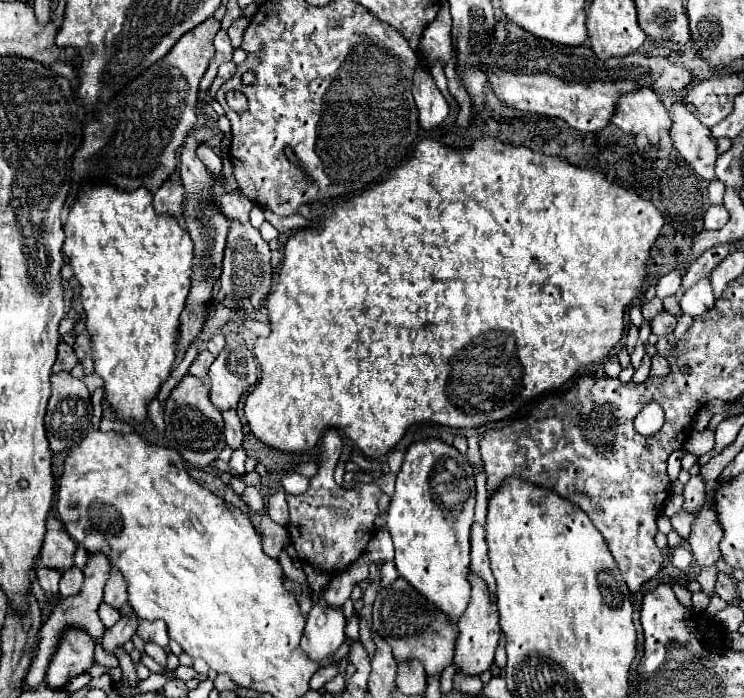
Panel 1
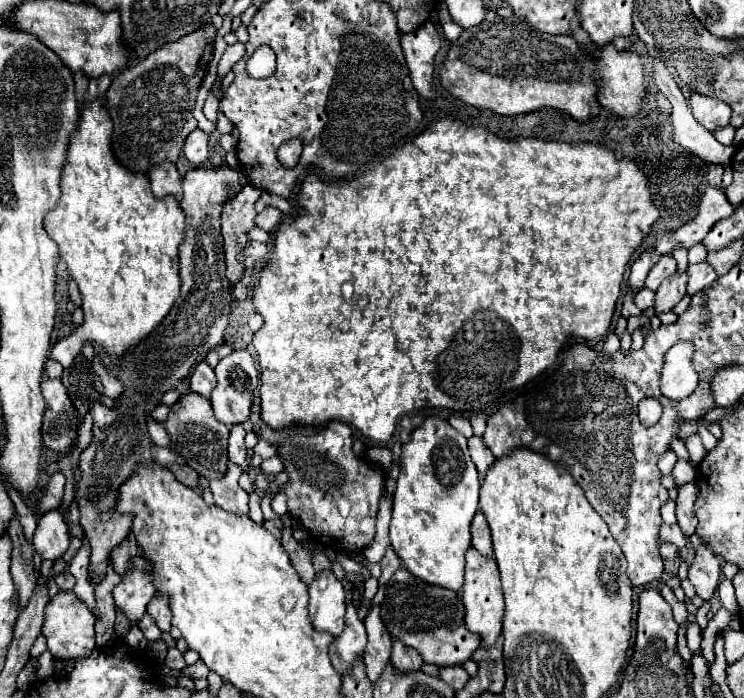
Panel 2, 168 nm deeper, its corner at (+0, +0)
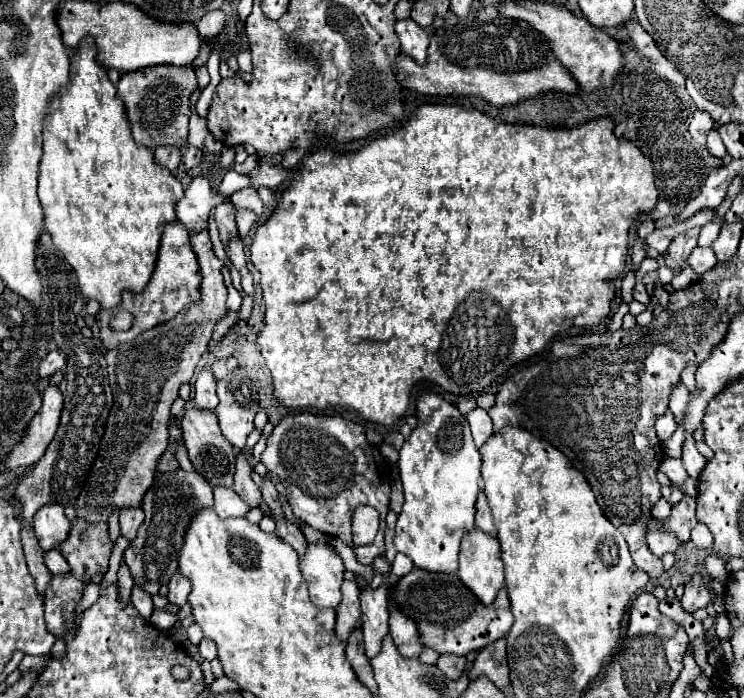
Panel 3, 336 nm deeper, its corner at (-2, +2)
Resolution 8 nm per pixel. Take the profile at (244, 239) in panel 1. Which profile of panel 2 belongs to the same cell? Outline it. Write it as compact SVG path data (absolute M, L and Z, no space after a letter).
M246 185L222 211L222 237L226 253L226 277L230 285L236 285L244 277L246 269L246 247L250 243L248 231L256 227L254 203L262 195L254 185Z

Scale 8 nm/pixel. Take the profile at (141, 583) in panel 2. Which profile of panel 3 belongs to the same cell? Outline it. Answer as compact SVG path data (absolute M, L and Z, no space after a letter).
M174 469L168 473L158 473L152 487L146 491L142 499L142 509L146 513L144 523L138 529L136 539L124 551L124 559L132 571L132 577L144 591L156 595L160 591L160 583L168 583L172 571L178 569L178 555L184 543L186 529L192 523L192 517L206 507L212 507L212 487L210 483L196 471Z

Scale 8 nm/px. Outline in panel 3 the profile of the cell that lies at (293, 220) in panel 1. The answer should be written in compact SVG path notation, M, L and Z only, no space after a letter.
M246 187L246 189L240 189L240 191L232 193L230 201L232 201L234 205L240 205L240 207L246 207L246 209L252 209L256 215L262 215L262 211L264 211L264 203L260 201L256 189L252 189L252 187Z

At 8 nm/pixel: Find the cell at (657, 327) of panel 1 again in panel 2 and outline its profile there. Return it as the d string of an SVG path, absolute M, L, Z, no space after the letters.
M676 273L672 279L664 281L662 287L658 287L658 291L656 291L656 305L654 305L656 315L668 313L668 311L674 309L674 305L686 295L686 281L688 281L686 273L684 275Z

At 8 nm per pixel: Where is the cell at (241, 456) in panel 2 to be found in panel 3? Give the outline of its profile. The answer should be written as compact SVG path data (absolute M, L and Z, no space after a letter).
M238 453L238 457L236 457L236 475L234 475L234 481L236 481L234 491L244 499L248 509L256 509L256 507L262 505L262 495L260 495L258 485L250 479L250 473L252 471L250 471L248 457L244 453Z

